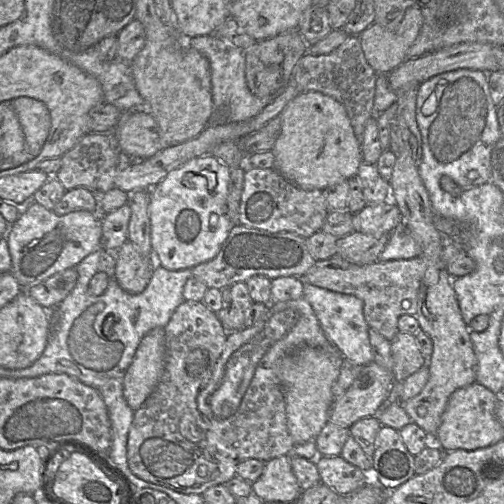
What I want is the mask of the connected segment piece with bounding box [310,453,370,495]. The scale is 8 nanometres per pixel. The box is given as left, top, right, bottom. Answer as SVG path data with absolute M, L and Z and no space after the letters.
M315 453L310 461L316 464L321 482L340 495L351 494L370 481L370 474L341 456L316 456Z

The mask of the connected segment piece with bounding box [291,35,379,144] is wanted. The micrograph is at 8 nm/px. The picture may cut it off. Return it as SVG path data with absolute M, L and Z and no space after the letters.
M359 35L349 38L329 54L313 54L307 51L293 69L292 80L298 93L319 91L344 105L355 136L362 141L367 120L375 115L374 98L378 73L367 62Z

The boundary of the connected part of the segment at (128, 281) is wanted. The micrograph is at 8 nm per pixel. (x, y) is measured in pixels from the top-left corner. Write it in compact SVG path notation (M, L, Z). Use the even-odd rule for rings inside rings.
M127 240L115 253L115 278L128 293L138 294L147 287L157 263Z

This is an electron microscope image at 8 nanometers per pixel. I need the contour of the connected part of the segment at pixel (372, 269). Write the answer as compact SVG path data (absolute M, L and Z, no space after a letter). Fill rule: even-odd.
M335 255L329 259L316 261L308 272L301 277L301 280L303 283L307 282L330 291L352 295L360 299L363 302L363 313L368 326L391 342L396 334L399 333L398 319L402 315L415 316L417 313L419 288L425 271L426 261L421 256L413 259L387 262L377 261L371 264L357 265Z

